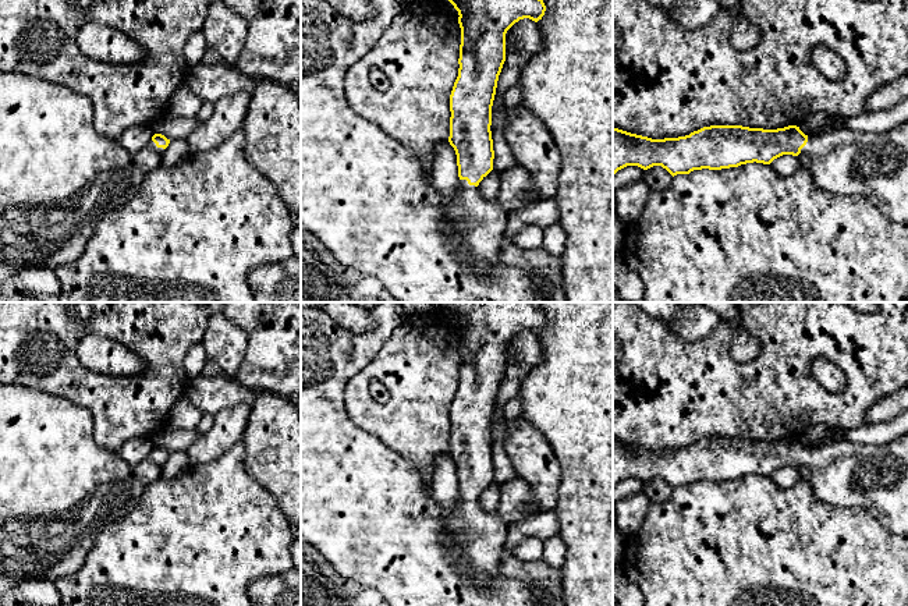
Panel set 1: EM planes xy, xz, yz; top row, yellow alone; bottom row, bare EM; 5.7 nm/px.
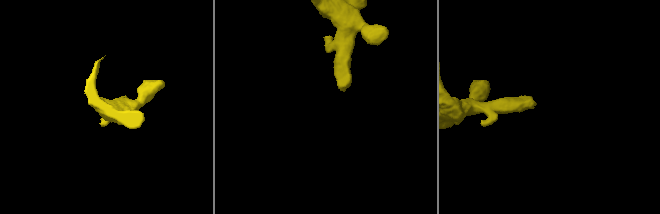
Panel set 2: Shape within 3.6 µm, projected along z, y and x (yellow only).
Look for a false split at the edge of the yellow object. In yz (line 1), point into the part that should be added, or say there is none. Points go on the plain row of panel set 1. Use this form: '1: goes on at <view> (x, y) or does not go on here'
1: goes on at yz (873, 477)

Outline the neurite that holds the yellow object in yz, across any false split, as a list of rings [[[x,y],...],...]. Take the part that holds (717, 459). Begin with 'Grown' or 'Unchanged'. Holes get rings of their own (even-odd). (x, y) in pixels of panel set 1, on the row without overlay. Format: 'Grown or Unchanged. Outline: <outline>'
Grown. Outline: [[[908,433],[886,444],[834,440],[813,449],[805,447],[797,437],[777,442],[710,437],[685,449],[664,451],[613,440],[613,486],[627,478],[643,482],[662,478],[674,489],[694,482],[721,482],[753,474],[770,476],[783,467],[797,468],[819,500],[841,508],[865,508],[889,532],[908,536]]]

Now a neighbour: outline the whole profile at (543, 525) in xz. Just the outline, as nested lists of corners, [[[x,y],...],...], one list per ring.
[[[543,511],[518,522],[508,524],[508,536],[501,549],[499,564],[514,556],[515,547],[528,536],[533,535],[543,541],[560,534],[560,524],[554,511]]]

